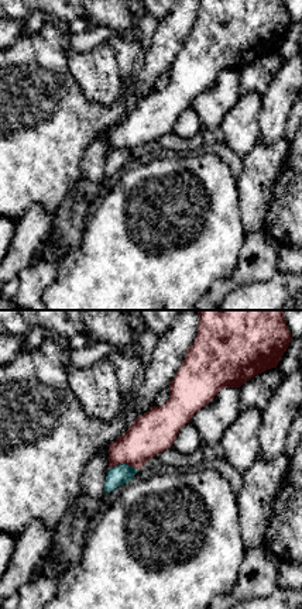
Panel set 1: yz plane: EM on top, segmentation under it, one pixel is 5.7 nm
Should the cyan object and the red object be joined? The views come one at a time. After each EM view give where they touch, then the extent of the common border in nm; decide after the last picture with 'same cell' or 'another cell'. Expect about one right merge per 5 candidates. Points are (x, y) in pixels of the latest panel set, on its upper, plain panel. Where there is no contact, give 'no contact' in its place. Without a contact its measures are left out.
contact (122, 148); length 160 nm

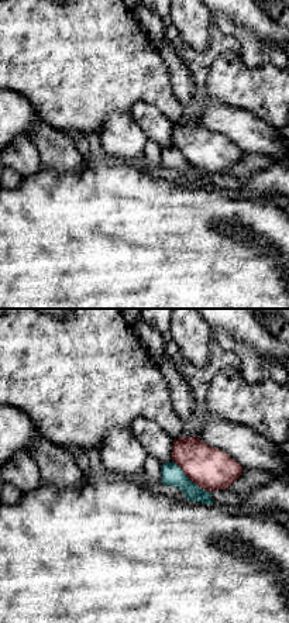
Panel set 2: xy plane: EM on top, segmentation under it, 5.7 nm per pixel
contact (189, 164); length 280 nm

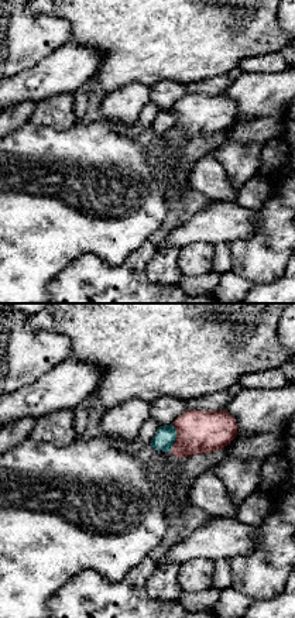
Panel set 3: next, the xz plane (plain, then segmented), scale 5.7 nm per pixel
contact (175, 120); length 160 nm

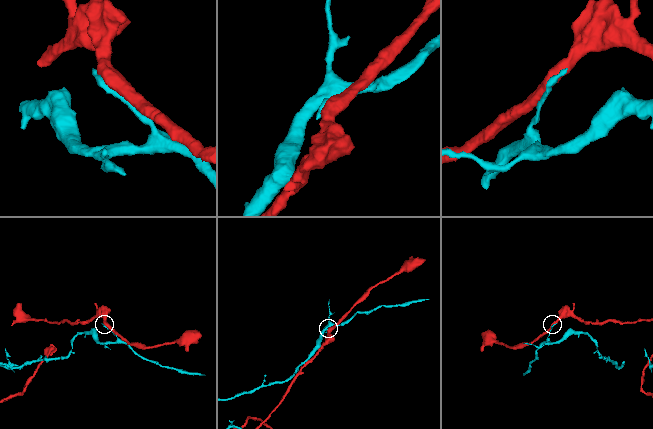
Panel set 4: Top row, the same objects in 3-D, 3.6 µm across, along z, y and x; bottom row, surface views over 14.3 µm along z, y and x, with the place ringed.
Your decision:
another cell

